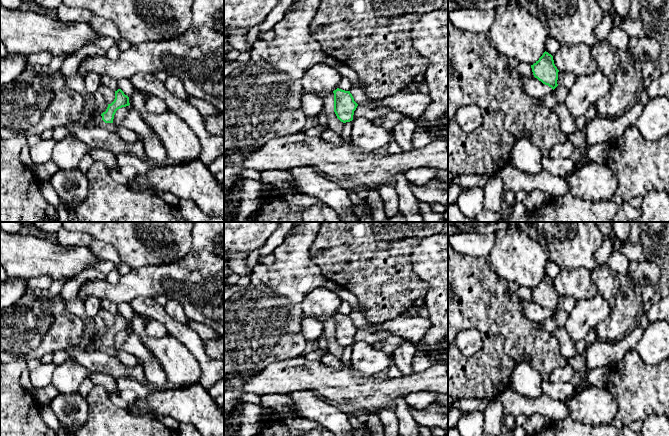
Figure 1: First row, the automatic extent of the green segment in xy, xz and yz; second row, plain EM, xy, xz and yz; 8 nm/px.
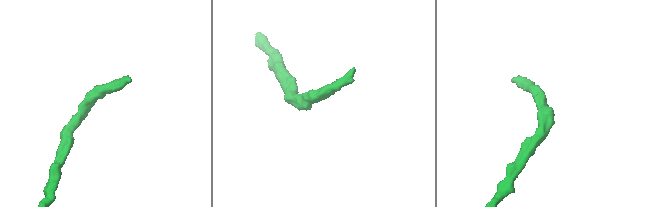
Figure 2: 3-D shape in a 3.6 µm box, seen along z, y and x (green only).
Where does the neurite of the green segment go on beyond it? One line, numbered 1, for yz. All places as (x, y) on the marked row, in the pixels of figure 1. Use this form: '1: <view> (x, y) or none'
1: none

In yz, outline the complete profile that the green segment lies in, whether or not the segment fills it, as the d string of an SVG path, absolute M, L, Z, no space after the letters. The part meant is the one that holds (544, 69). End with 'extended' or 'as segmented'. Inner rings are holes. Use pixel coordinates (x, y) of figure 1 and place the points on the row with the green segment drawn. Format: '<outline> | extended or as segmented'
M545 51L539 60L531 65L531 68L534 77L543 84L548 85L553 90L558 86L557 80L559 70L555 66L551 54Z | as segmented

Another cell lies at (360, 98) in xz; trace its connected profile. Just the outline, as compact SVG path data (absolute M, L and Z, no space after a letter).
M352 84L351 89L349 90L352 94L354 101L358 105L367 106L371 109L376 109L376 106L374 106L371 102L369 97L362 92L362 90L355 84Z

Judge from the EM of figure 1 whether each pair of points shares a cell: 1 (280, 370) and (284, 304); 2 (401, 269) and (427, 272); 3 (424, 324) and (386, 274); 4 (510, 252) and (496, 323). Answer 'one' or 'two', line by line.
1: two
2: two
3: two
4: two

